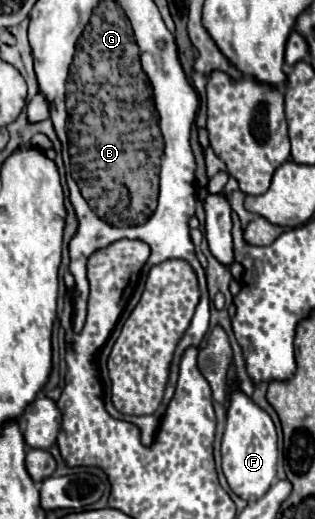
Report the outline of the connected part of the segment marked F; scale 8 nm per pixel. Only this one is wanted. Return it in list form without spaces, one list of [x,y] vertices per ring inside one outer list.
[[[240,381],[232,383],[230,405],[226,413],[226,429],[222,435],[222,471],[228,479],[230,489],[244,501],[260,499],[276,477],[276,429],[270,415],[260,409],[242,389]]]

